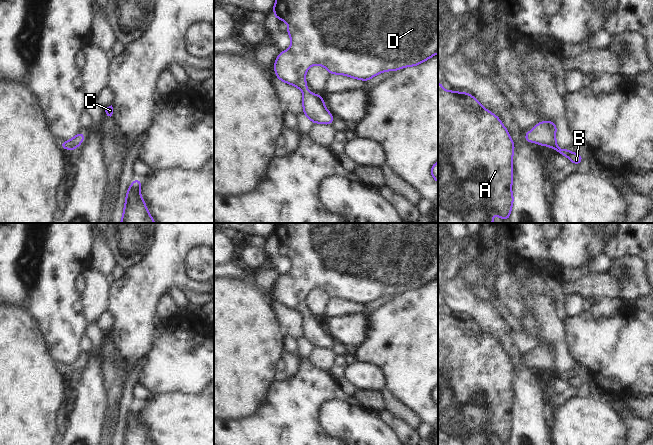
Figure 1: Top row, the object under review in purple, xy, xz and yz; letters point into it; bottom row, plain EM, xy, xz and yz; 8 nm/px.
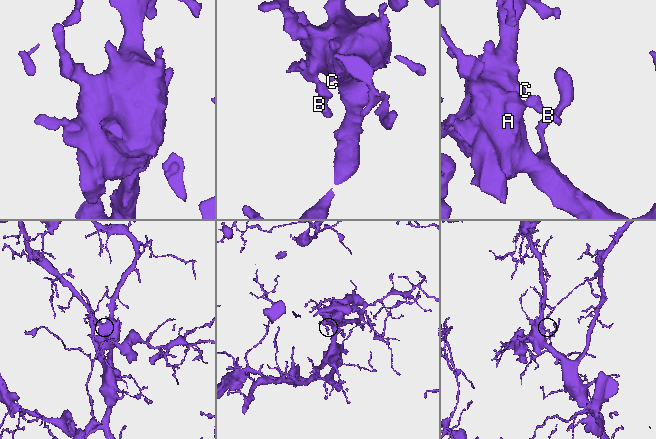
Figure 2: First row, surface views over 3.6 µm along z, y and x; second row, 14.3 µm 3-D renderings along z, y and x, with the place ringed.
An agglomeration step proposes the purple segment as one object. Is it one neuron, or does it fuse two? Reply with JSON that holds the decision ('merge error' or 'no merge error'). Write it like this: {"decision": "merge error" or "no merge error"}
{"decision": "no merge error"}

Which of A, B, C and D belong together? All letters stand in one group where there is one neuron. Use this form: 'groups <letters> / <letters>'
groups A B C D

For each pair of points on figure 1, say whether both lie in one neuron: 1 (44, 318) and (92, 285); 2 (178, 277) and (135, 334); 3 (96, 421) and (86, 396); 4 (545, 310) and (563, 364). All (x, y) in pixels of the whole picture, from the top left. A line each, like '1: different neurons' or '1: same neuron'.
1: different neurons
2: same neuron
3: same neuron
4: same neuron

